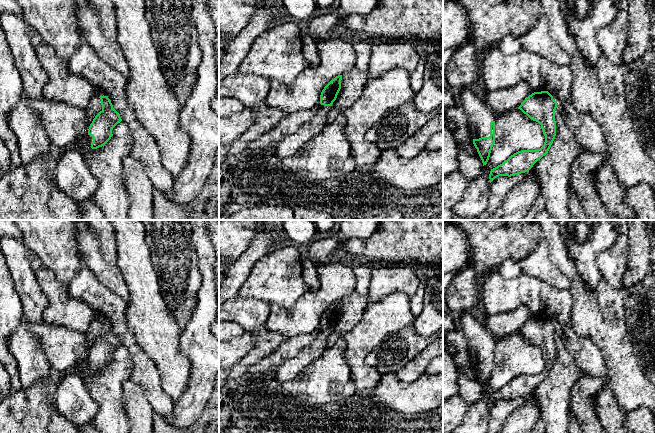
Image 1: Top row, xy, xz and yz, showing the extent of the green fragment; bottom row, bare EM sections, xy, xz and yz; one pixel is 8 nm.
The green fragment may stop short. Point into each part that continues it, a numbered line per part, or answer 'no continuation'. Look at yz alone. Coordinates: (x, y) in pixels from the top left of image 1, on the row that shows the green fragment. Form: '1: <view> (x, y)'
1: yz (479, 113)

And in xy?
1: xy (85, 143)

